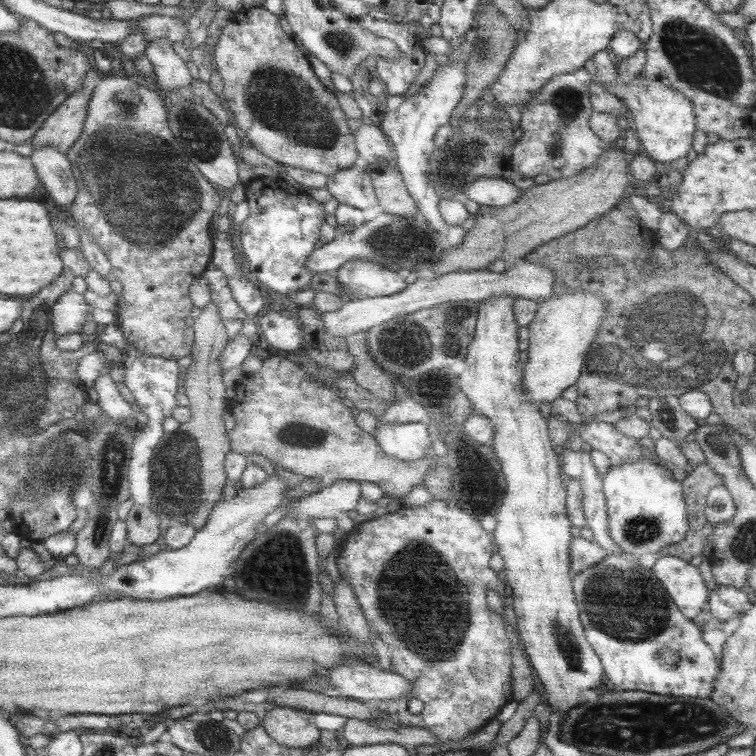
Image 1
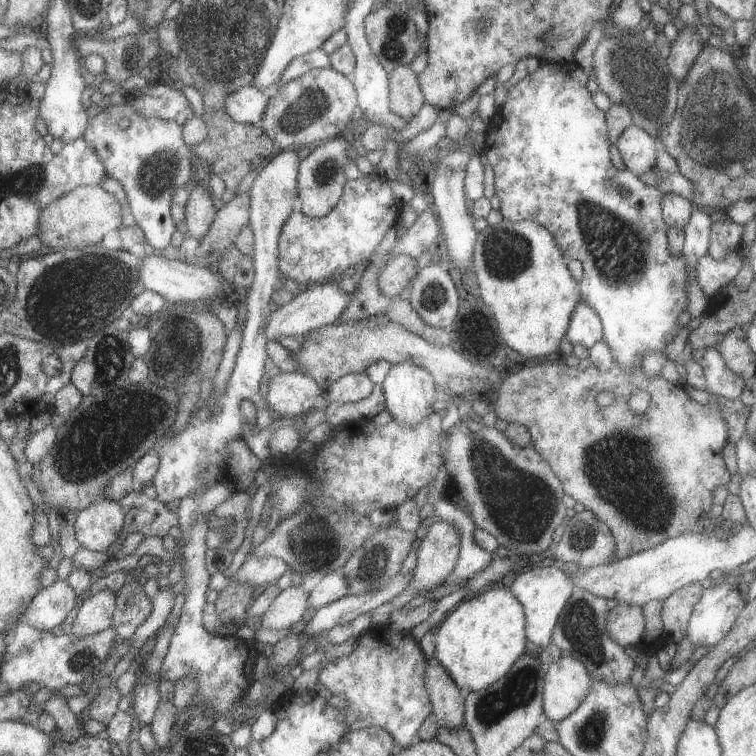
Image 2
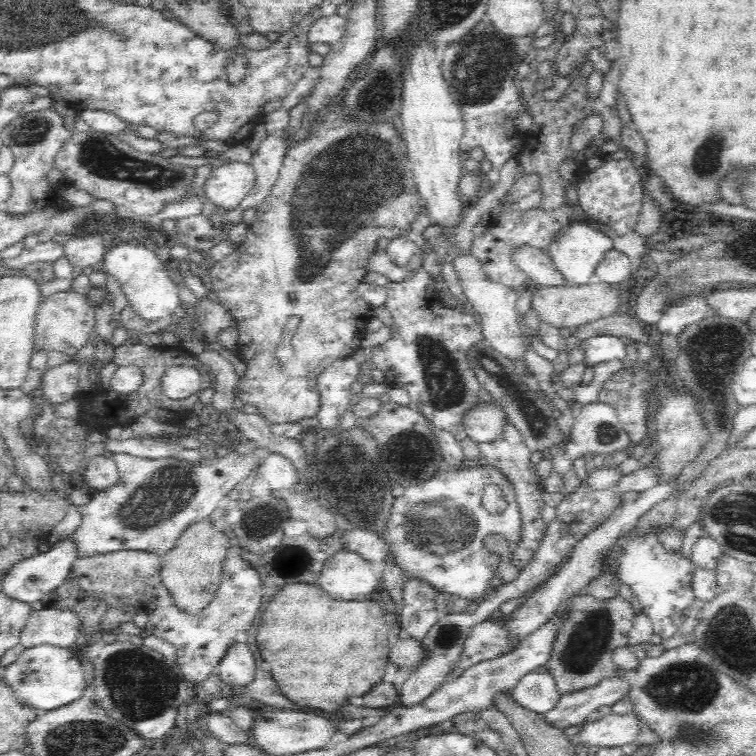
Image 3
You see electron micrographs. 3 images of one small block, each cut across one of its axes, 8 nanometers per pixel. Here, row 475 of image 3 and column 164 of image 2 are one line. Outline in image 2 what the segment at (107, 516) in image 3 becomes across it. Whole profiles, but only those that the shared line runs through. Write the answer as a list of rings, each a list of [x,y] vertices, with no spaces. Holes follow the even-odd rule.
[[[125,100],[121,106],[113,106],[95,116],[83,134],[91,146],[95,146],[107,162],[107,174],[117,178],[129,194],[131,214],[137,226],[147,234],[147,244],[153,250],[165,250],[171,244],[175,230],[181,226],[173,218],[173,200],[179,188],[191,188],[197,164],[193,160],[193,148],[183,142],[183,124],[165,118],[141,118],[137,110]],[[119,118],[127,118],[131,124],[127,130],[119,128]]]

